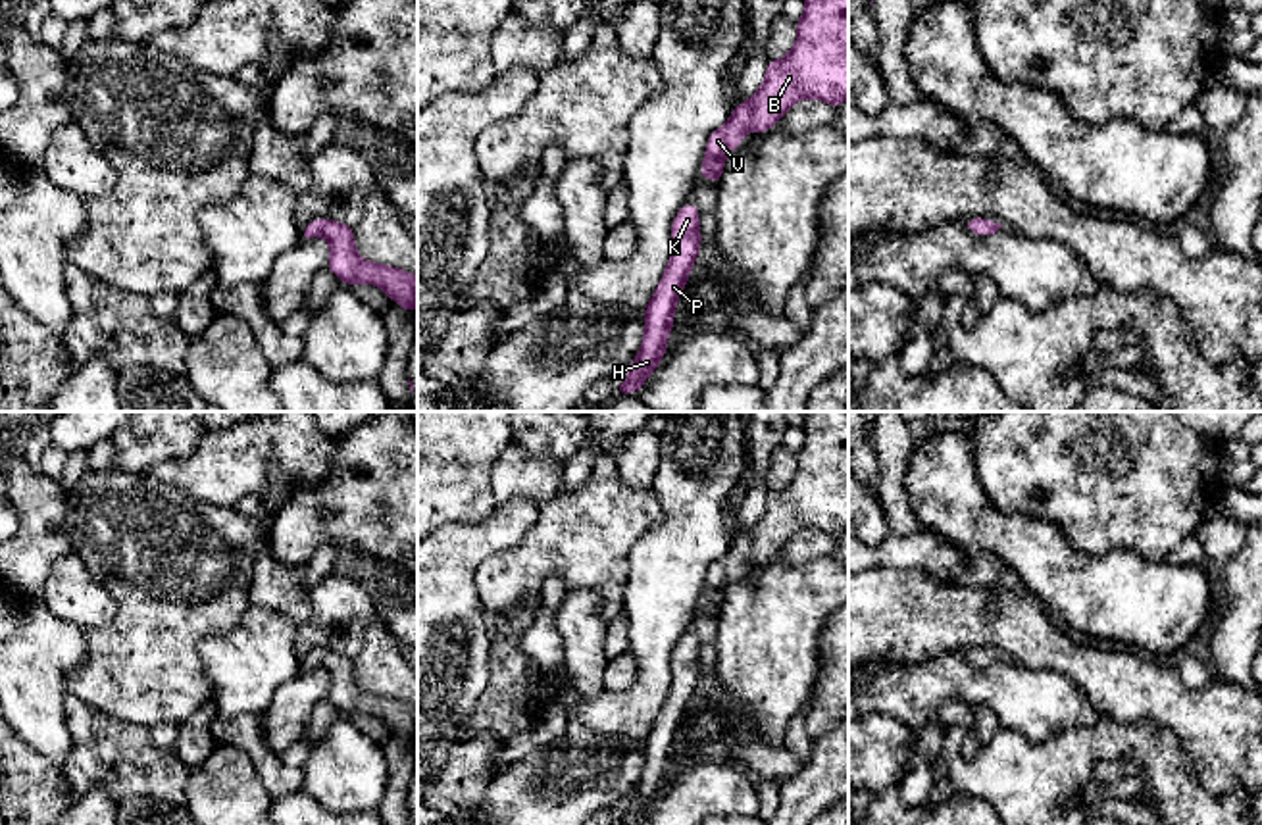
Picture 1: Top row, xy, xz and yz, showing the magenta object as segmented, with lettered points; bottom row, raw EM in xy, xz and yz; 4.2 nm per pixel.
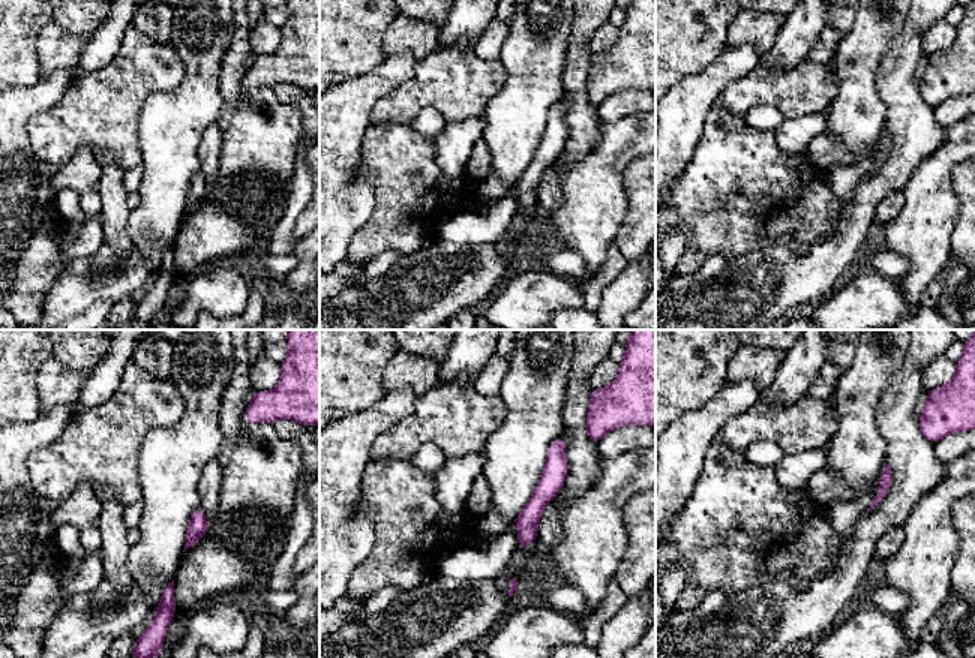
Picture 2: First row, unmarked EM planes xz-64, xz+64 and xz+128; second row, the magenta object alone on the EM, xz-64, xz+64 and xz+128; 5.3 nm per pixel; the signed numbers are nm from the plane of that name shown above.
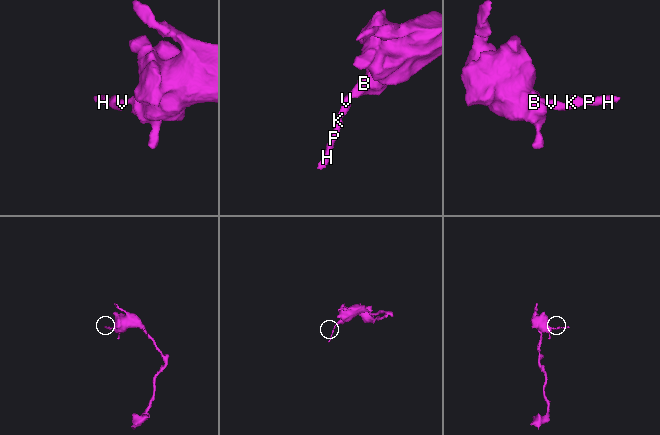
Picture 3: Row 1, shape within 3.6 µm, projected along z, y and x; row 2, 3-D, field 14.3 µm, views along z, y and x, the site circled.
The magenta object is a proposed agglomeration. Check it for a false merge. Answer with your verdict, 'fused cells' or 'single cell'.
single cell

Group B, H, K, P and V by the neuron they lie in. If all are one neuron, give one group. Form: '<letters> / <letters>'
B H K P V

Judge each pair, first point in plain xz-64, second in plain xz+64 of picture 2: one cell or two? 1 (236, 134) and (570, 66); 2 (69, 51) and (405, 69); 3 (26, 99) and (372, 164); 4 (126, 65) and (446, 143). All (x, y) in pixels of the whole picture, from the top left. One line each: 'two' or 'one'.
1: two
2: two
3: two
4: two

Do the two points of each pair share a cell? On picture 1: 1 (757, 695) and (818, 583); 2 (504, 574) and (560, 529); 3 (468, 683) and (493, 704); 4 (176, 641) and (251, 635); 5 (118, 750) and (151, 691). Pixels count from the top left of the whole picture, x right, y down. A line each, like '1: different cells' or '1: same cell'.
1: same cell
2: same cell
3: different cells
4: different cells
5: different cells

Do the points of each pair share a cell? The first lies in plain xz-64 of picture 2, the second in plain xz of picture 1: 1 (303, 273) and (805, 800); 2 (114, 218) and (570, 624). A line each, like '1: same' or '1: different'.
1: same
2: same

